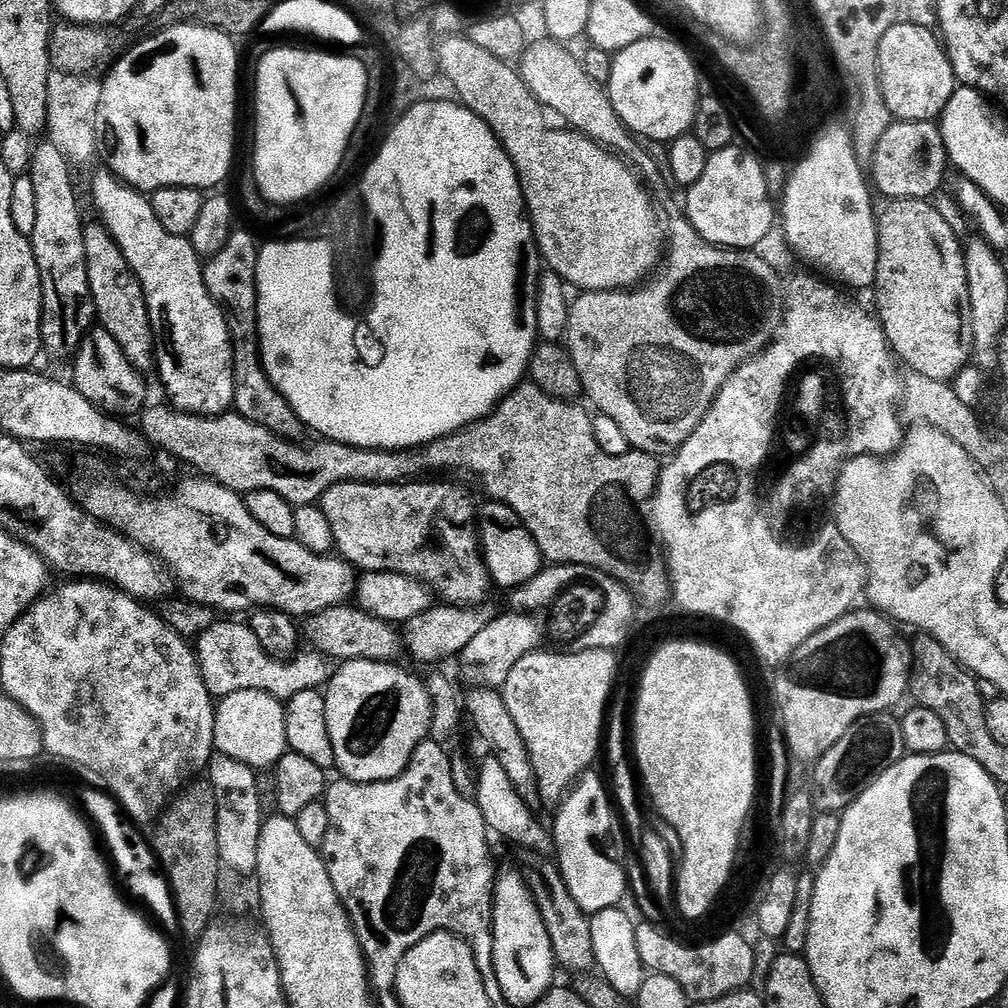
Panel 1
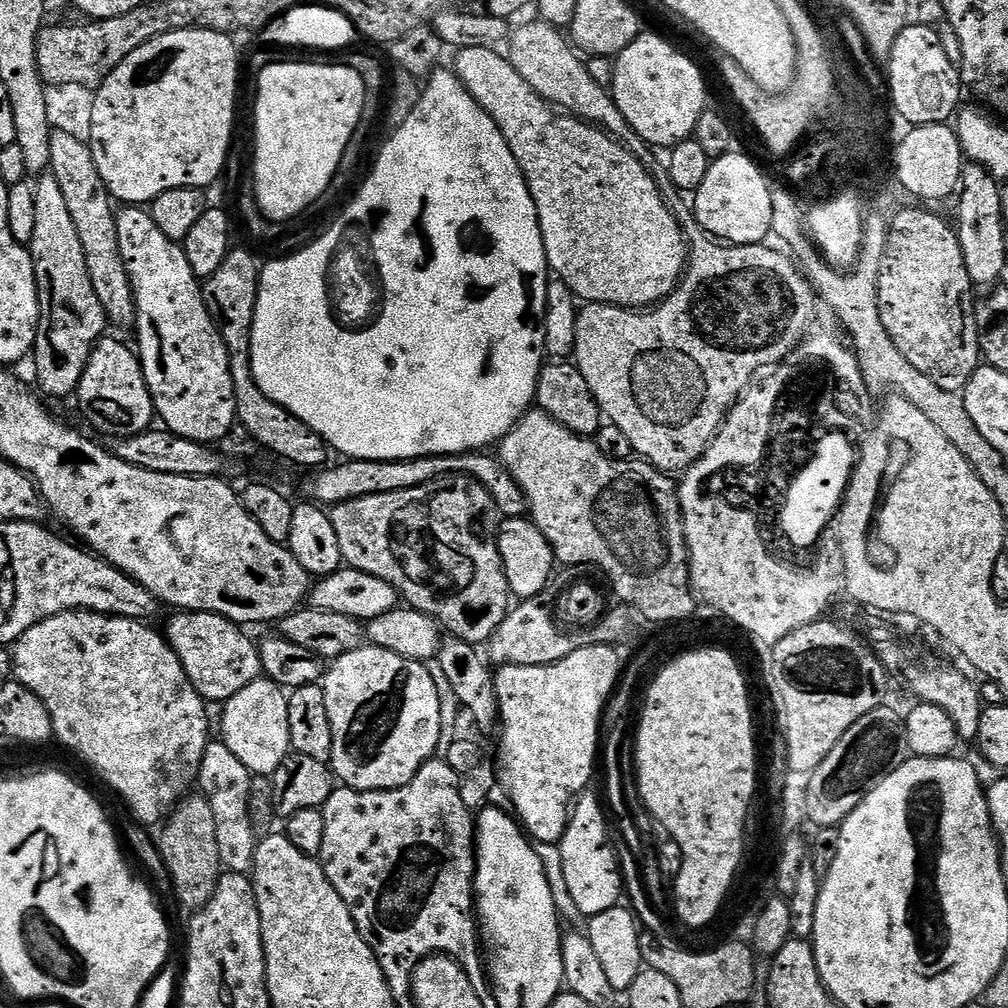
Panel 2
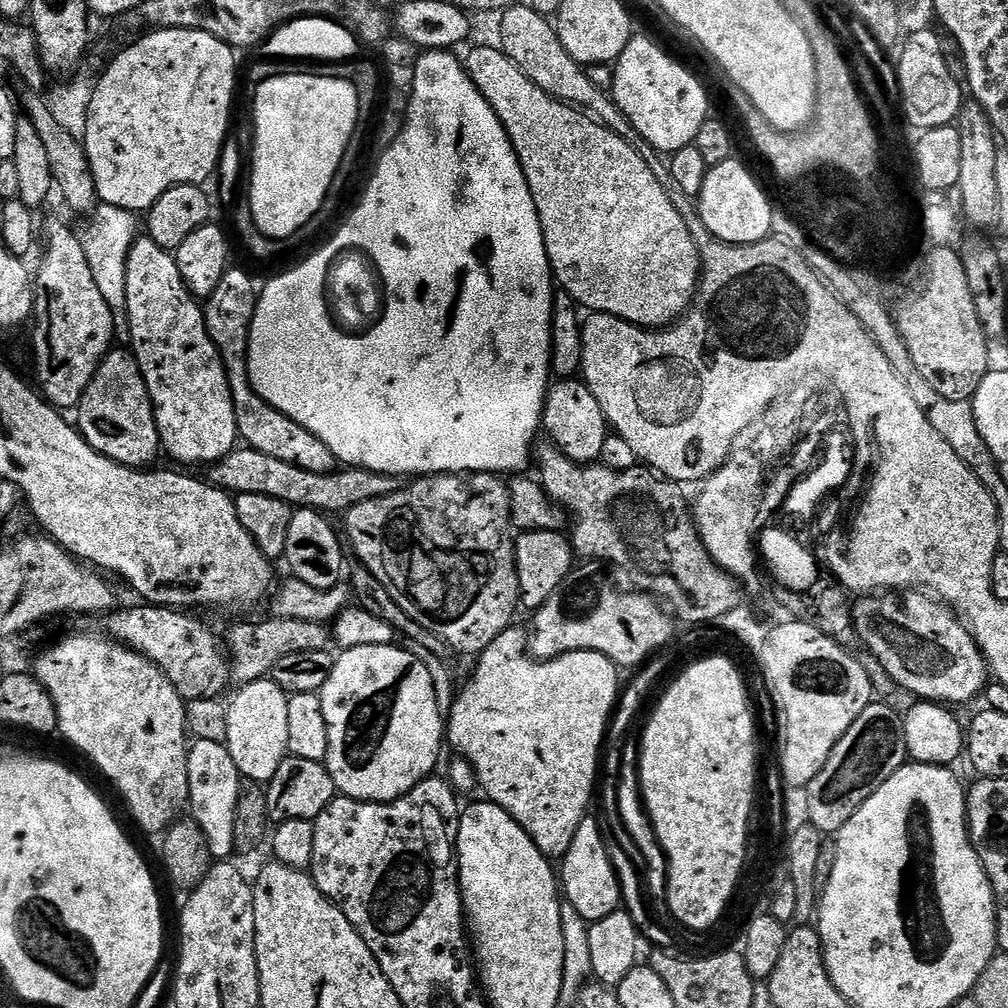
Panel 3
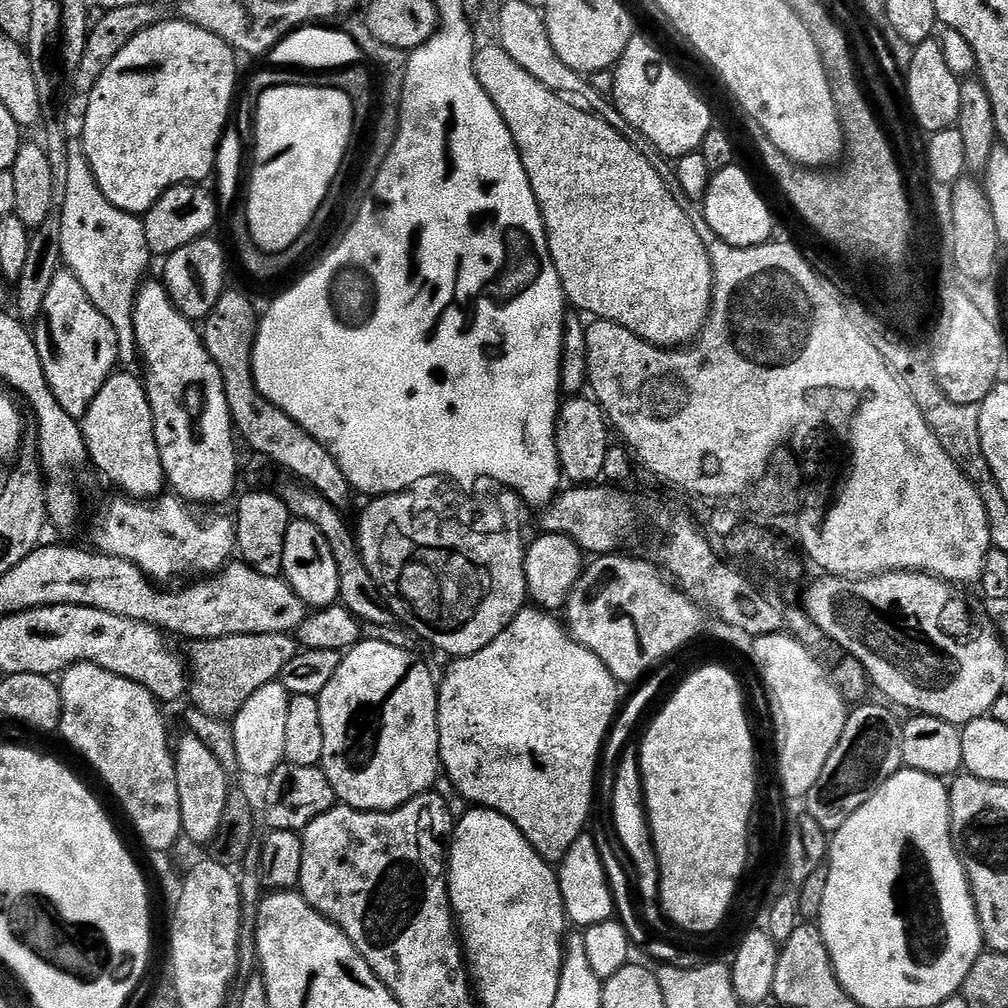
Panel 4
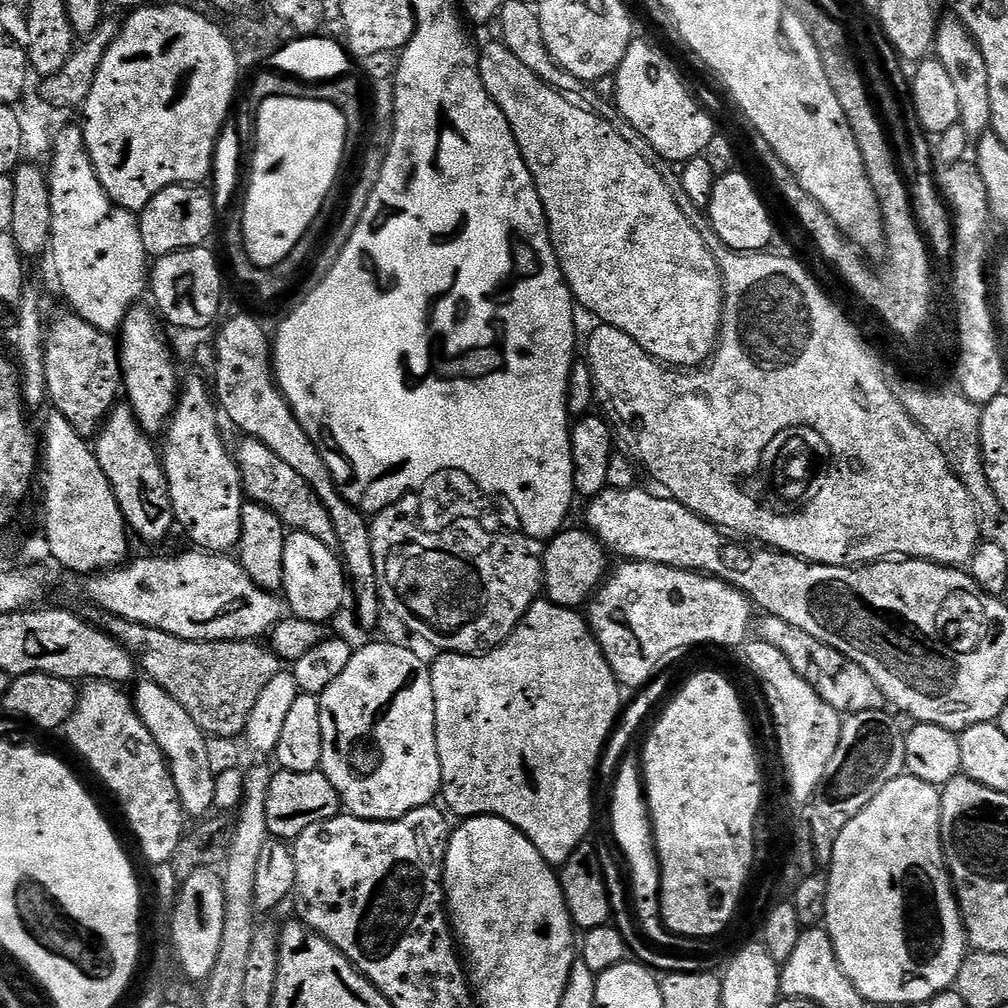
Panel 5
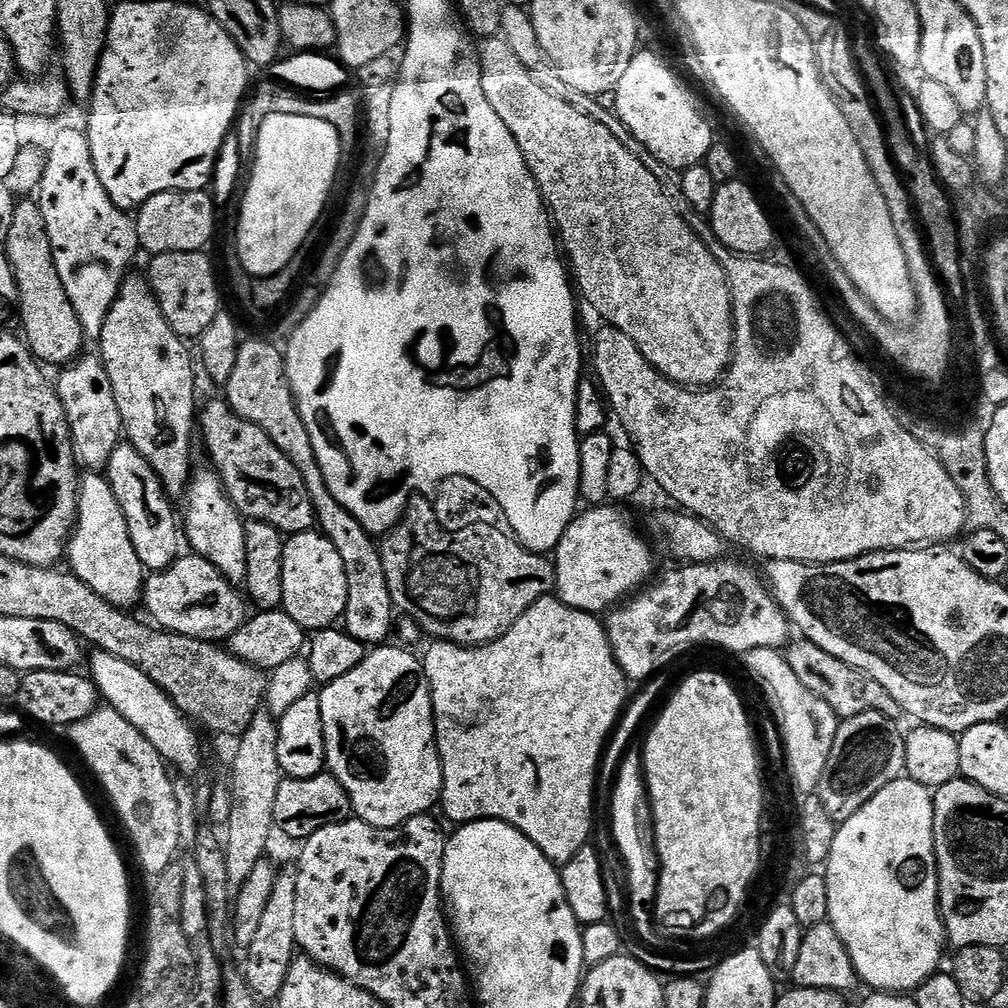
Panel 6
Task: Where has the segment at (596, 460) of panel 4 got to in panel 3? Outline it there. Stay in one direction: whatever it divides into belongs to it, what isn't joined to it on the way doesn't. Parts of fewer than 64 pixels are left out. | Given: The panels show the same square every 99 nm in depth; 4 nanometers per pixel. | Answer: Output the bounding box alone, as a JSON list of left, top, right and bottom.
[543,379,610,465]

